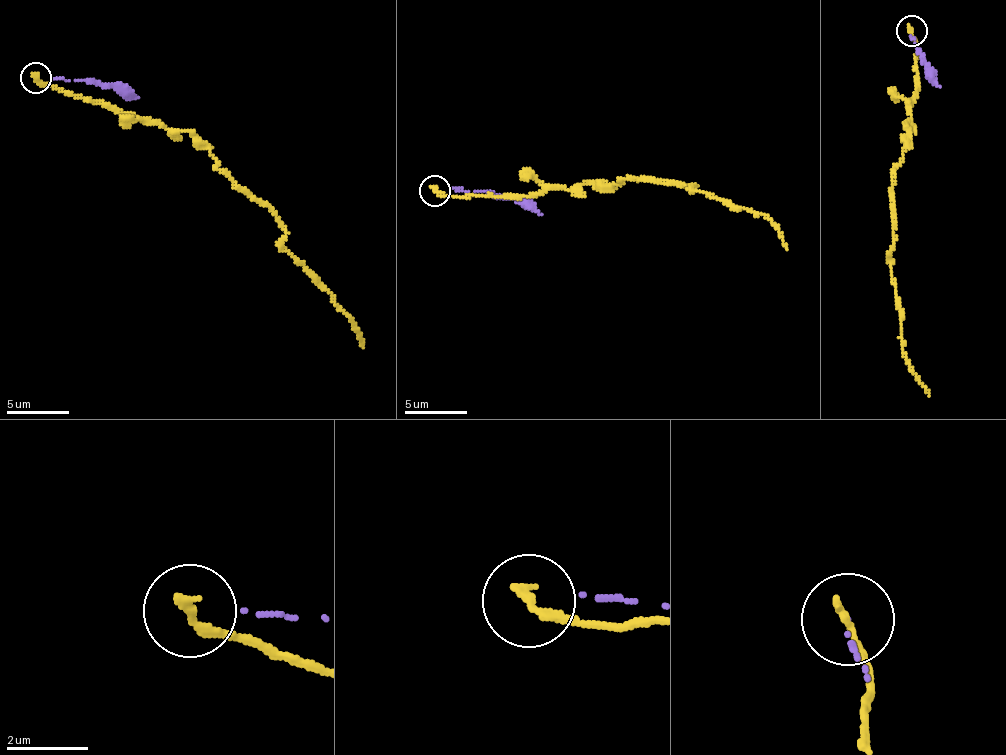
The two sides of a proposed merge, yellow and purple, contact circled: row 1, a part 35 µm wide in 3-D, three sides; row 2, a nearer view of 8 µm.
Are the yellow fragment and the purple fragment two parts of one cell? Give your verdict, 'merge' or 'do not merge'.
do not merge

